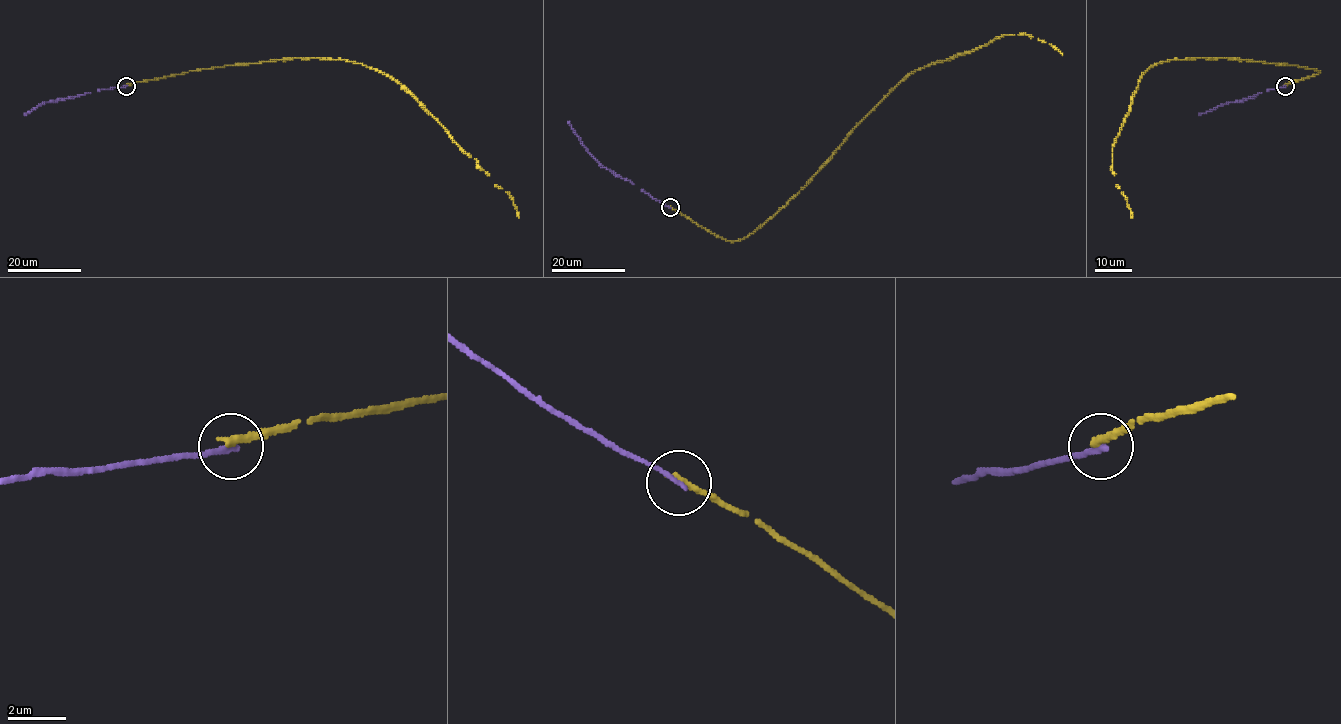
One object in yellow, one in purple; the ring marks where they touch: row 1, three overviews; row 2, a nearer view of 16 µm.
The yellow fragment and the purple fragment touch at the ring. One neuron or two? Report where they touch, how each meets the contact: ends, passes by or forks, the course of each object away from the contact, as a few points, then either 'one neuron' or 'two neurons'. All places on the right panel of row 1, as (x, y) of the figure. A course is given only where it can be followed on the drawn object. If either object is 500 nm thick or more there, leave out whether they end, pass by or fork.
(1285, 86) | yellow ends | purple ends | yellow via (1285, 86), (1319, 71), (1228, 58), (1168, 60), (1147, 70), (1113, 147), (1111, 168), (1133, 218) | purple via (1285, 86), (1226, 102), (1198, 115) | two neurons

